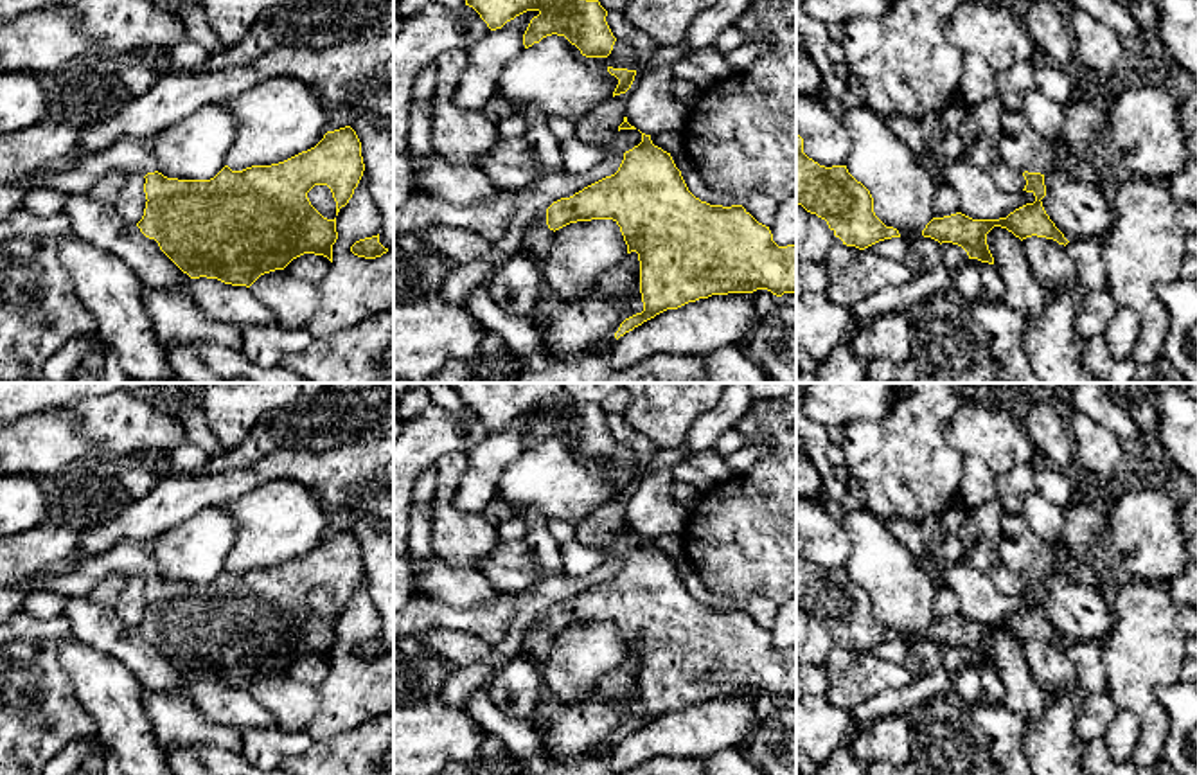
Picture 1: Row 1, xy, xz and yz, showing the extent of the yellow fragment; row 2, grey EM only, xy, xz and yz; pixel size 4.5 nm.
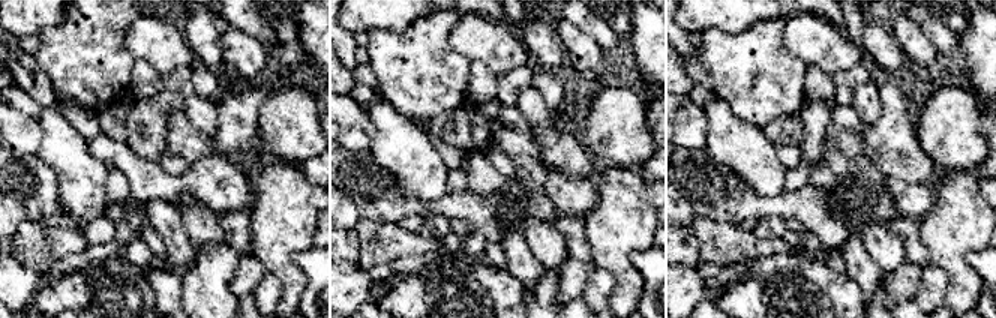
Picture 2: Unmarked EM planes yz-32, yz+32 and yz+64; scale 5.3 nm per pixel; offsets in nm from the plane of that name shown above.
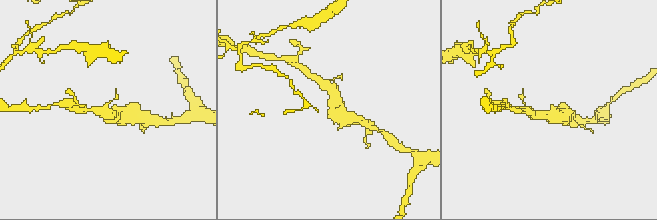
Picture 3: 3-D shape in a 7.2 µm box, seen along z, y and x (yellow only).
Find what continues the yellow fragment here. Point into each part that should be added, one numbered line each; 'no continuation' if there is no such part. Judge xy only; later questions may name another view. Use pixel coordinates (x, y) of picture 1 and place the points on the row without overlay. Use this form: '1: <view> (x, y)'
1: xy (51, 551)

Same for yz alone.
1: yz (1019, 549)

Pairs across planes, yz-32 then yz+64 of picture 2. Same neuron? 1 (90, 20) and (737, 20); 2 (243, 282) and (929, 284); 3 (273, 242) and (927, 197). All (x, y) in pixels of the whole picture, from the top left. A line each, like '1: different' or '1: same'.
1: different
2: different
3: different

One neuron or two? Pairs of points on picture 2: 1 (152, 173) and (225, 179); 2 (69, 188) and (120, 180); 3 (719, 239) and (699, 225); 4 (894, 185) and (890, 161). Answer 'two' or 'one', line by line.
1: one
2: two
3: one
4: two

